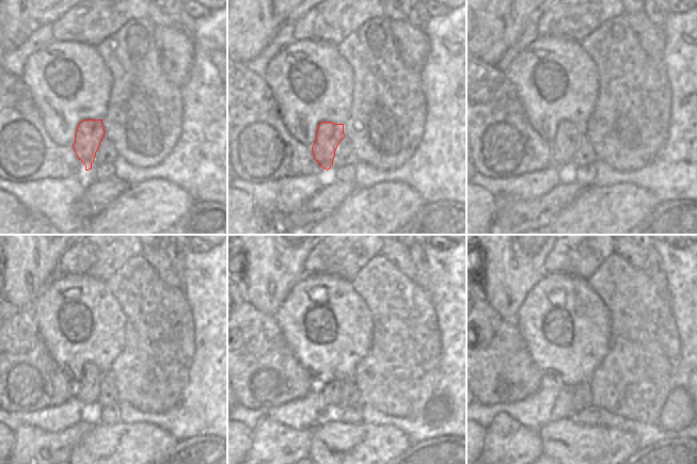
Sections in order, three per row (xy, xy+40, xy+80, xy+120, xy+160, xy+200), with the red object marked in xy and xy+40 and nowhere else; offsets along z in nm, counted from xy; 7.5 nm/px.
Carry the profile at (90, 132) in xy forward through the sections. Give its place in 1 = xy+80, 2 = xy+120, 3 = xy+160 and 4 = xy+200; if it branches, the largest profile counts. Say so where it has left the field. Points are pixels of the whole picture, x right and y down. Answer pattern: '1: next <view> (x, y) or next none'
1: next xy+80 (564, 147)
2: next xy+120 (88, 389)
3: next xy+160 (330, 392)
4: next xy+200 (563, 408)

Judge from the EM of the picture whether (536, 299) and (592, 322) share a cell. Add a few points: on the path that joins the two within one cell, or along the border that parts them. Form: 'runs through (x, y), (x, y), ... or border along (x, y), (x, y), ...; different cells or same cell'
runs through (550, 303), (558, 303), (579, 319); same cell

